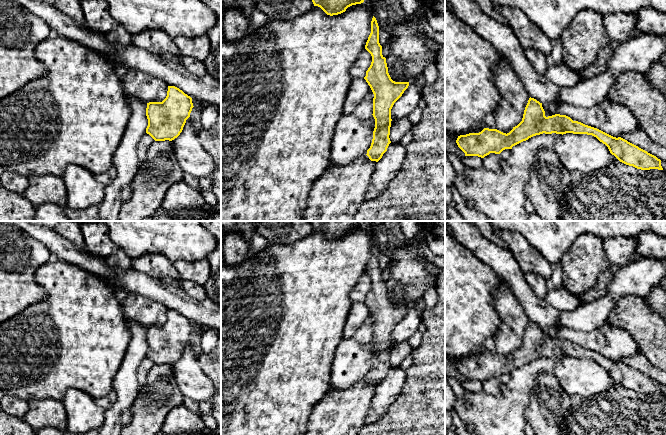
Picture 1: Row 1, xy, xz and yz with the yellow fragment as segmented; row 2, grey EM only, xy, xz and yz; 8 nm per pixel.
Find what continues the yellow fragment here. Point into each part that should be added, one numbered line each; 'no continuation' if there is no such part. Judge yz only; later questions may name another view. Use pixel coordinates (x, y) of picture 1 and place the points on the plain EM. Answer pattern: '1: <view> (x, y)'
no continuation

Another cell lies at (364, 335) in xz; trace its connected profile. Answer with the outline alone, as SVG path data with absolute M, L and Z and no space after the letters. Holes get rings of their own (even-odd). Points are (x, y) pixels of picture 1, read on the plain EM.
M370 312L361 328L354 334L353 338L362 345L367 345L373 338L374 318Z

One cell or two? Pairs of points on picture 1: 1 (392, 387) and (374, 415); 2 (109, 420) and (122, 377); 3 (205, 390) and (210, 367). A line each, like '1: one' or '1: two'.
1: one
2: one
3: two

